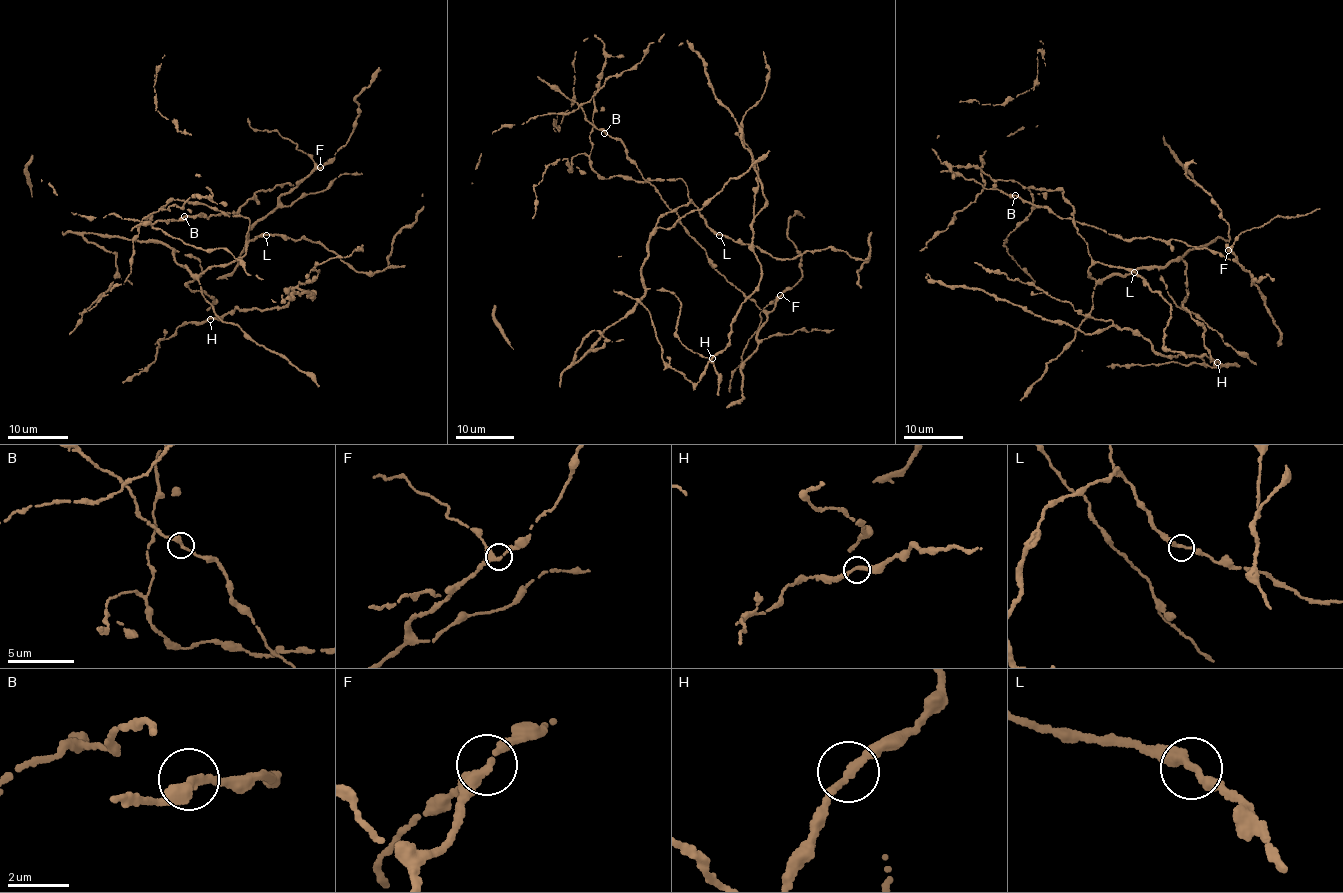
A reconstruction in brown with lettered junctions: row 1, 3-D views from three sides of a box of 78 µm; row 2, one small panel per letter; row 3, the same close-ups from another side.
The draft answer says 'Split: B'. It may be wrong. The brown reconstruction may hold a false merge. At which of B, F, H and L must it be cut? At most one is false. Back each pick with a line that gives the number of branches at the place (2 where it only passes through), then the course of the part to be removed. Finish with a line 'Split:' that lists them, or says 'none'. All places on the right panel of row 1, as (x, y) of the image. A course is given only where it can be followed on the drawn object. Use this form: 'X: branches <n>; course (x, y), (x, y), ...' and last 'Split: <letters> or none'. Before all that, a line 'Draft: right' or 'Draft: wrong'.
Draft: wrong
Split: none

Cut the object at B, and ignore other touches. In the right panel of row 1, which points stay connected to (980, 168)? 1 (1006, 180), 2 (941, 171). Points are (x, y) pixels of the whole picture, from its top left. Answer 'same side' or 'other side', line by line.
1: same side
2: other side

